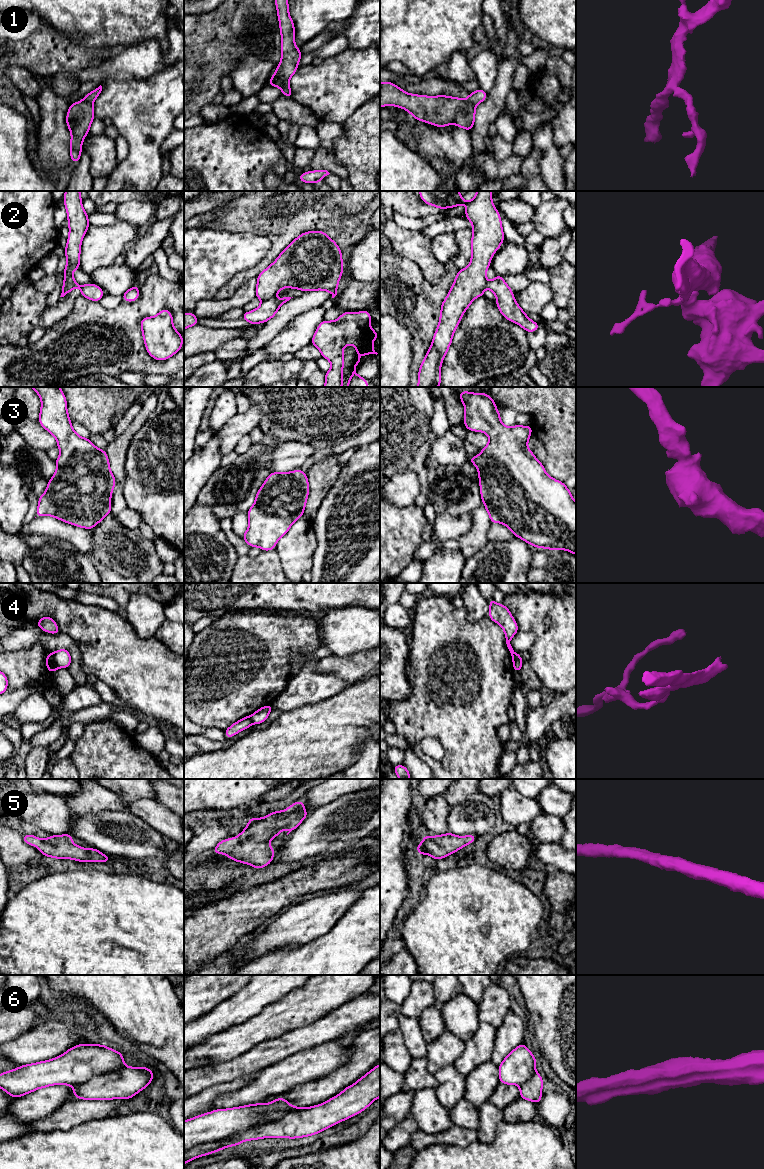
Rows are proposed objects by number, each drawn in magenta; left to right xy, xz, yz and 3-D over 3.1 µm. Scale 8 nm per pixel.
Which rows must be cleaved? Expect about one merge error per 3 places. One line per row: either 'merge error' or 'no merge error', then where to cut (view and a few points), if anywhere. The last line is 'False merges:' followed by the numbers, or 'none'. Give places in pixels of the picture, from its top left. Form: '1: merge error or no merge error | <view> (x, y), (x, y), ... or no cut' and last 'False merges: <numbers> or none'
1: merge error | xy (84, 98), (92, 103)
2: merge error | xz (273, 296), (262, 301)
3: no merge error | no cut
4: merge error | xy (52, 653), (58, 667)
5: no merge error | no cut
6: merge error | xz (306, 1108), (184, 1151)
False merges: 1, 2, 4, 6

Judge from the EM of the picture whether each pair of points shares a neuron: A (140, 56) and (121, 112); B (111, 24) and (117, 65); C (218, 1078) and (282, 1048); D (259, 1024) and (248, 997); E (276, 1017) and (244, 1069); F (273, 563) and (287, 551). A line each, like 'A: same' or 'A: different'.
A: different
B: different
C: same
D: different
E: different
F: different

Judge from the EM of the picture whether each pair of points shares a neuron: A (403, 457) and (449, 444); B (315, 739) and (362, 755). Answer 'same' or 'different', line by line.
A: different
B: different

